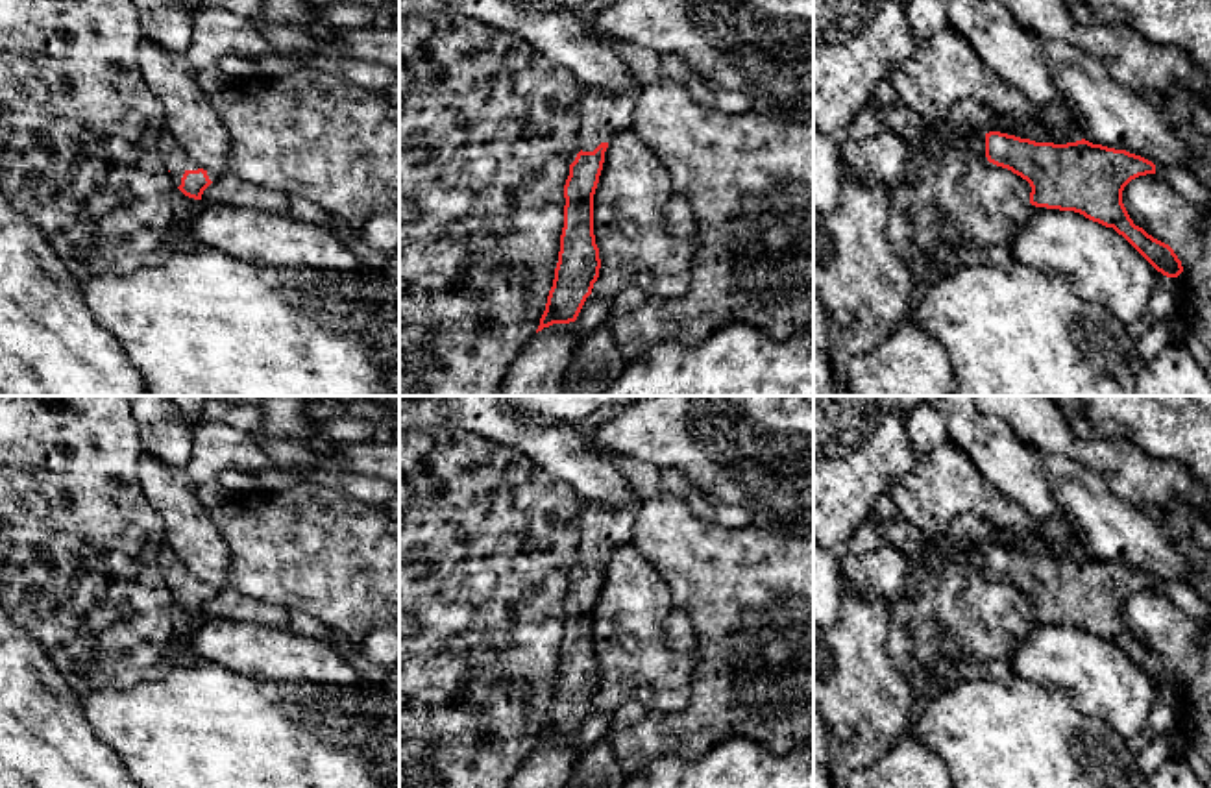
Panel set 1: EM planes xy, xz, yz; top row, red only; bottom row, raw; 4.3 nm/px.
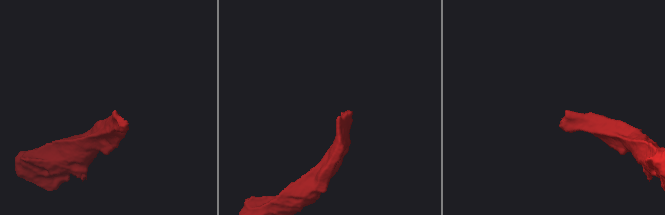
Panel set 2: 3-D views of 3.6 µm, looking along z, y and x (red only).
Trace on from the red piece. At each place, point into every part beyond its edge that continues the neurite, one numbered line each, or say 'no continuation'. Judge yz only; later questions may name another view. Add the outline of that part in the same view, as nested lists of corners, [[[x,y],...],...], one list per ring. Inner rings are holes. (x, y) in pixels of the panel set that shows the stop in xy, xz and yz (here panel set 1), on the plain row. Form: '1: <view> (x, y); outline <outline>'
1: yz (977, 559); outline [[[985,549],[982,551],[967,551],[961,555],[961,560],[972,564],[978,570],[985,570]]]

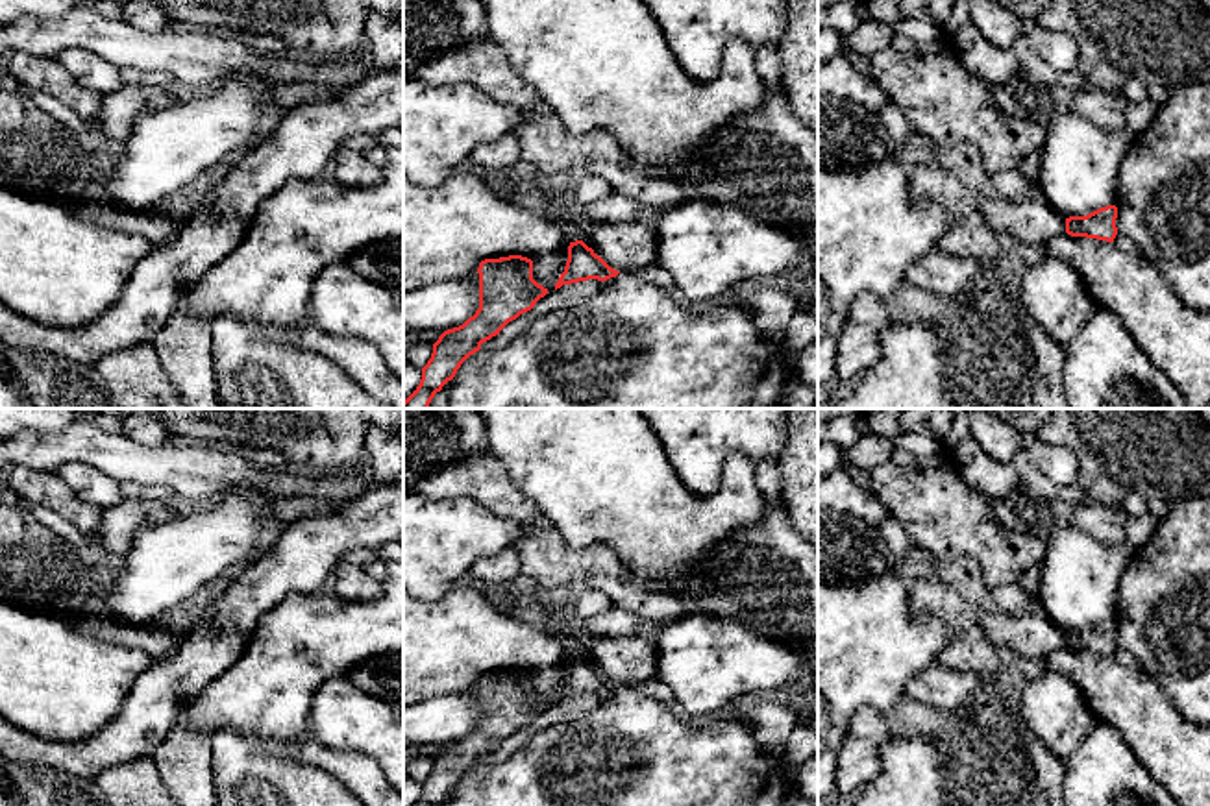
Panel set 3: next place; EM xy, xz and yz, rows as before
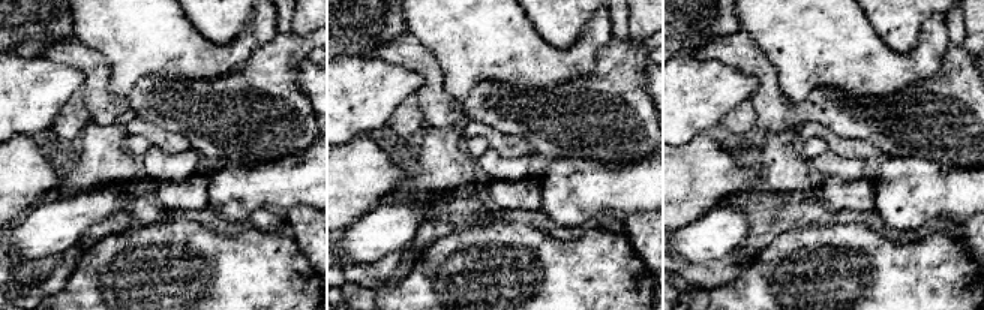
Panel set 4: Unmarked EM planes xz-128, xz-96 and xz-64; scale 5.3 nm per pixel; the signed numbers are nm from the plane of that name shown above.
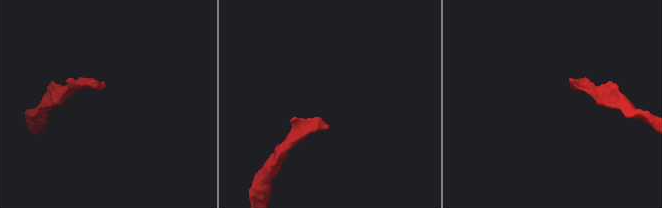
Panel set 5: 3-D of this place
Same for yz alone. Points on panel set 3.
1: yz (1031, 633); outline [[[923,549],[899,556],[894,569],[905,580],[938,577],[955,588],[975,612],[992,643],[1006,647],[1034,662],[1066,647],[1066,632],[1047,616],[1045,608],[1032,604],[1018,614],[1005,612],[984,586],[982,569],[975,558],[944,564]]]

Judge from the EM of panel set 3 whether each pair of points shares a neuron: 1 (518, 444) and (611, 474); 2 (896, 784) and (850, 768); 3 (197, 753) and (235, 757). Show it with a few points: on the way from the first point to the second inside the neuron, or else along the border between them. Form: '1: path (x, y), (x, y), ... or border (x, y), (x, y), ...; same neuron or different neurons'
1: path (541, 450), (578, 450), (589, 461); same neuron
2: border (892, 736), (879, 749), (879, 773), (866, 786); different neurons
3: border (211, 734), (211, 782), (215, 786); different neurons

